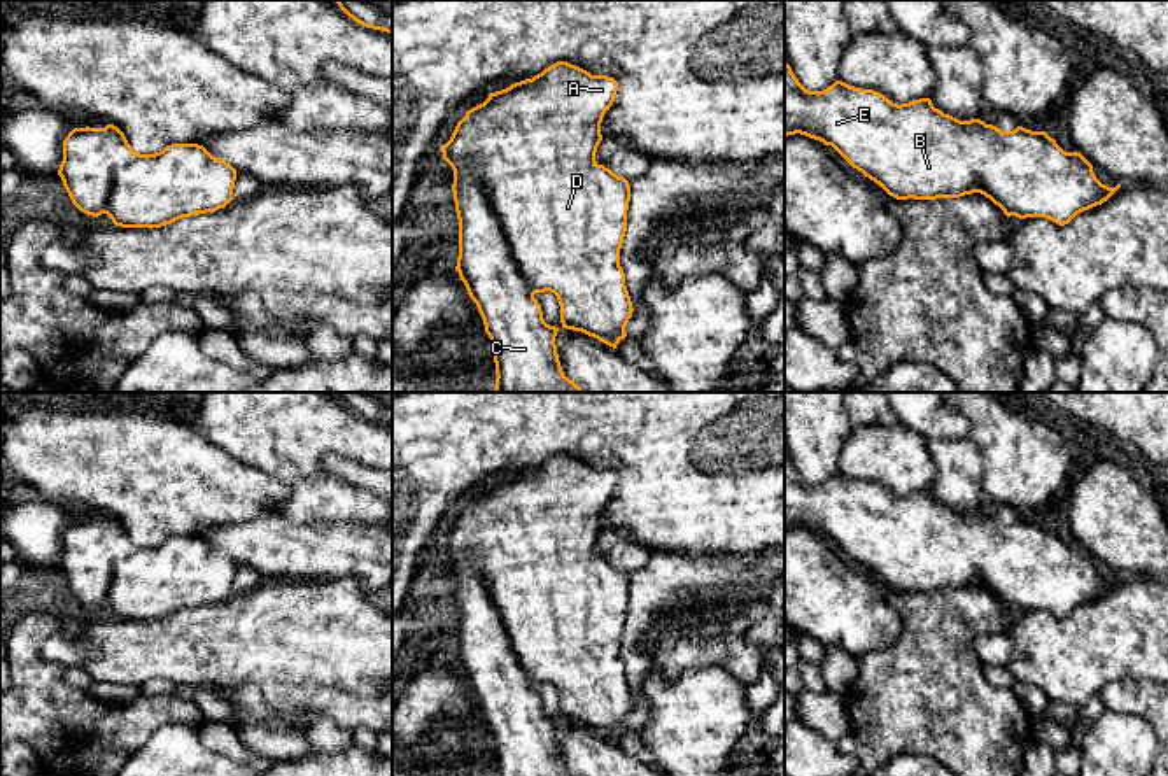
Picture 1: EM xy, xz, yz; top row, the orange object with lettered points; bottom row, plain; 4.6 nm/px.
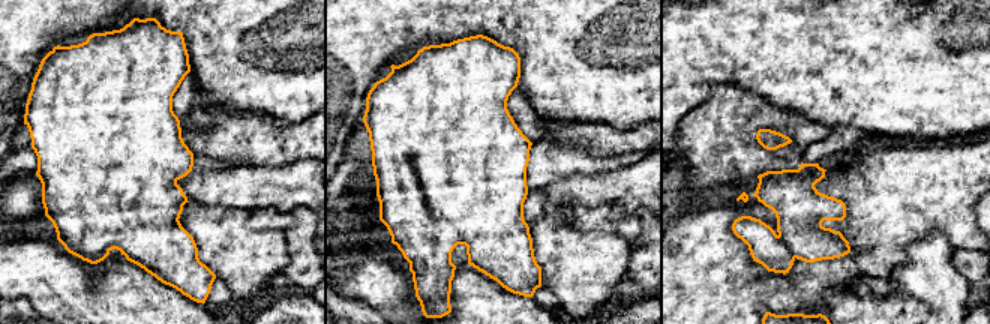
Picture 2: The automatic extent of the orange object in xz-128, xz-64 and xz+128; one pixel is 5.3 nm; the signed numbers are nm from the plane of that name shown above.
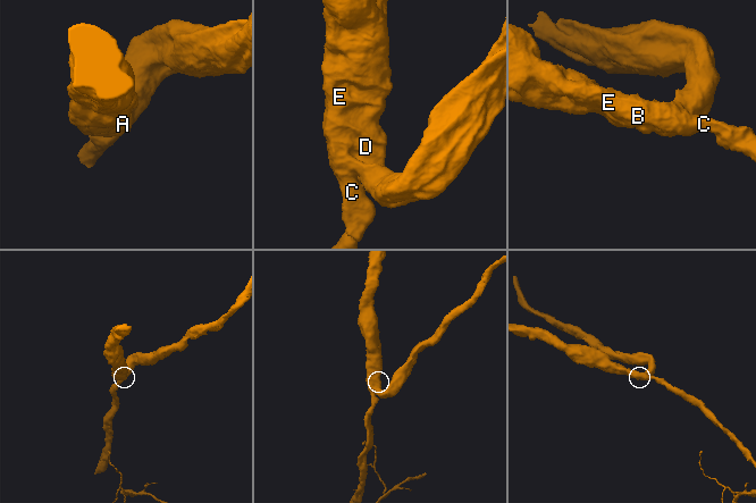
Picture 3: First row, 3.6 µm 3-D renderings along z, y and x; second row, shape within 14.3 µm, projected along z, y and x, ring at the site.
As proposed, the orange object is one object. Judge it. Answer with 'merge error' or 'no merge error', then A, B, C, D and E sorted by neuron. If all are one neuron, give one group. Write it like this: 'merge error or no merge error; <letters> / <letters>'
no merge error; A B C D E

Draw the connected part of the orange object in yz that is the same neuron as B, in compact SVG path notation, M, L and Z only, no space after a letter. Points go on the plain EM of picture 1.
M785 454L785 529L795 526L832 538L853 561L897 592L960 590L981 585L998 597L1007 610L1045 610L1065 618L1077 606L1107 594L1121 580L1121 576L1115 580L1101 576L1093 557L1080 545L1063 543L1045 524L1031 524L1023 519L1002 524L981 511L960 513L944 506L933 499L930 490L898 497L874 482L855 480L842 473L835 473L823 483L809 483Z

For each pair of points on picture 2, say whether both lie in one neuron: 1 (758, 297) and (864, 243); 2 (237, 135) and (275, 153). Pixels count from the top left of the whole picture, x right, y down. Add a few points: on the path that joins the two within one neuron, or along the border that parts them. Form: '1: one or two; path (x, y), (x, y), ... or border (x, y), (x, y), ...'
1: one; path (786, 293), (800, 291), (827, 275), (843, 272)
2: one; path (246, 138), (261, 140), (266, 144)

